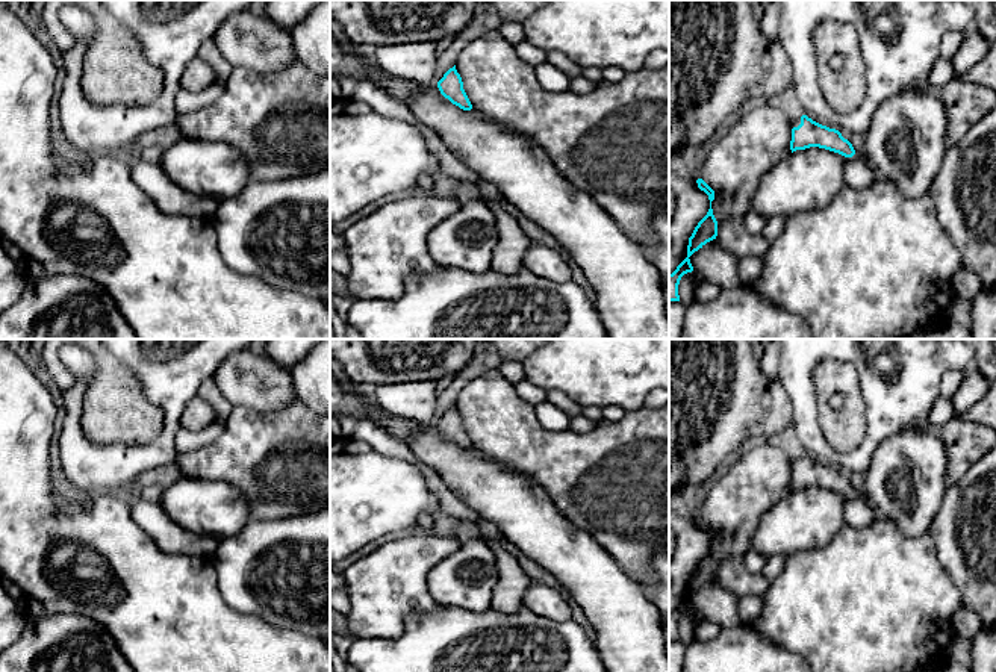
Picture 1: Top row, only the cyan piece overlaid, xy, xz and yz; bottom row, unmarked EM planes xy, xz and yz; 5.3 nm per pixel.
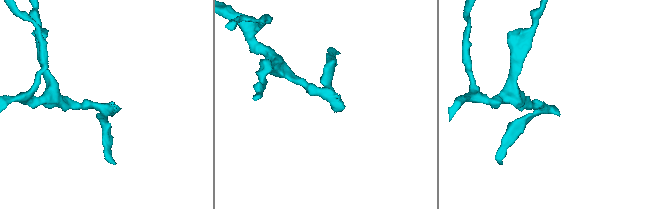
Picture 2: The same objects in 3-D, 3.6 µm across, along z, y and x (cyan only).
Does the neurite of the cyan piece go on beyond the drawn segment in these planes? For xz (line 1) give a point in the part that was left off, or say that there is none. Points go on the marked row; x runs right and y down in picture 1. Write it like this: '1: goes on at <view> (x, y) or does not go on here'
1: does not go on here

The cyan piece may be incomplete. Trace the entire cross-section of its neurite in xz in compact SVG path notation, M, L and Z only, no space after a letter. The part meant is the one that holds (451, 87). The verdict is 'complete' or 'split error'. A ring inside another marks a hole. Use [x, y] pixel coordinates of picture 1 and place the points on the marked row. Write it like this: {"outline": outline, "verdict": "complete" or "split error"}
{"outline": "M456 65L450 68L444 77L437 82L440 94L448 98L453 104L463 110L471 110L472 104L463 89L463 82L456 70Z", "verdict": "complete"}

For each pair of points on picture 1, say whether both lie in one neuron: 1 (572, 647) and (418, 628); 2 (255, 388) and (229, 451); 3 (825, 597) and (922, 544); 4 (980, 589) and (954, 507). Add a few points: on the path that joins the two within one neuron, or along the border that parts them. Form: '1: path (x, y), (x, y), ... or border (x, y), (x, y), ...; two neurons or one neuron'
1: path (535, 645), (456, 648); one neuron
2: border (233, 406), (248, 406), (262, 412), (282, 409); two neurons
3: path (849, 597), (869, 597), (898, 568); one neuron
4: path (980, 569), (977, 562), (977, 535), (969, 527); one neuron

